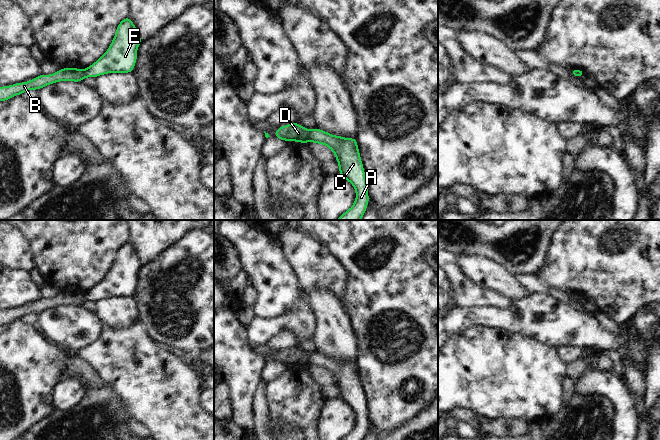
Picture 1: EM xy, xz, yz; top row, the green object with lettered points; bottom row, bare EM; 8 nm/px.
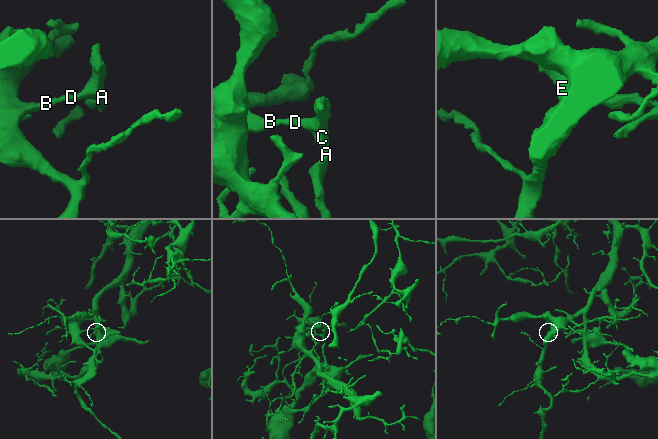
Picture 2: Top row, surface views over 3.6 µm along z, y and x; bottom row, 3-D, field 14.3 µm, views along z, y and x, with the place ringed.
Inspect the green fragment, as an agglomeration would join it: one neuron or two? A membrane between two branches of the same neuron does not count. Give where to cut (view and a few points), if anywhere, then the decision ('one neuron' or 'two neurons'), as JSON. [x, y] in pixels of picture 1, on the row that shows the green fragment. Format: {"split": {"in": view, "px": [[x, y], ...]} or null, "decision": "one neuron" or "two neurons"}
{"split": {"in": "xz", "px": [[309, 130], [307, 141]]}, "decision": "two neurons"}

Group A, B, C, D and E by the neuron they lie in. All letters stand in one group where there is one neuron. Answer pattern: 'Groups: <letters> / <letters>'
Groups: A C E / B D.

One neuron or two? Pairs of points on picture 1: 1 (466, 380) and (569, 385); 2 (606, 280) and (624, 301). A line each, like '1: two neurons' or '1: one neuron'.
1: two neurons
2: one neuron

